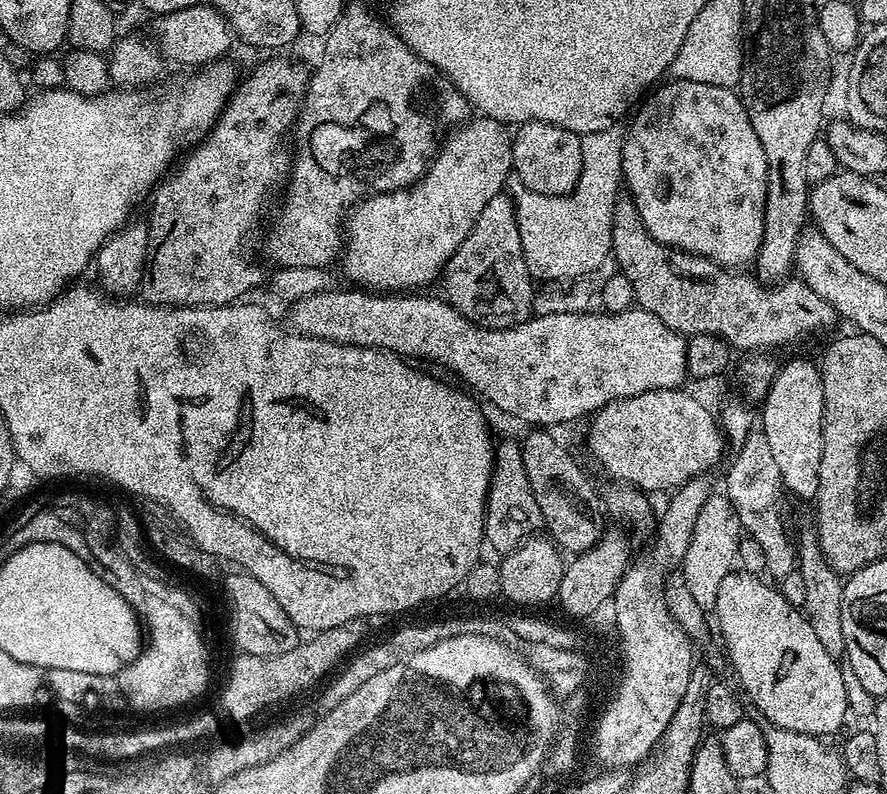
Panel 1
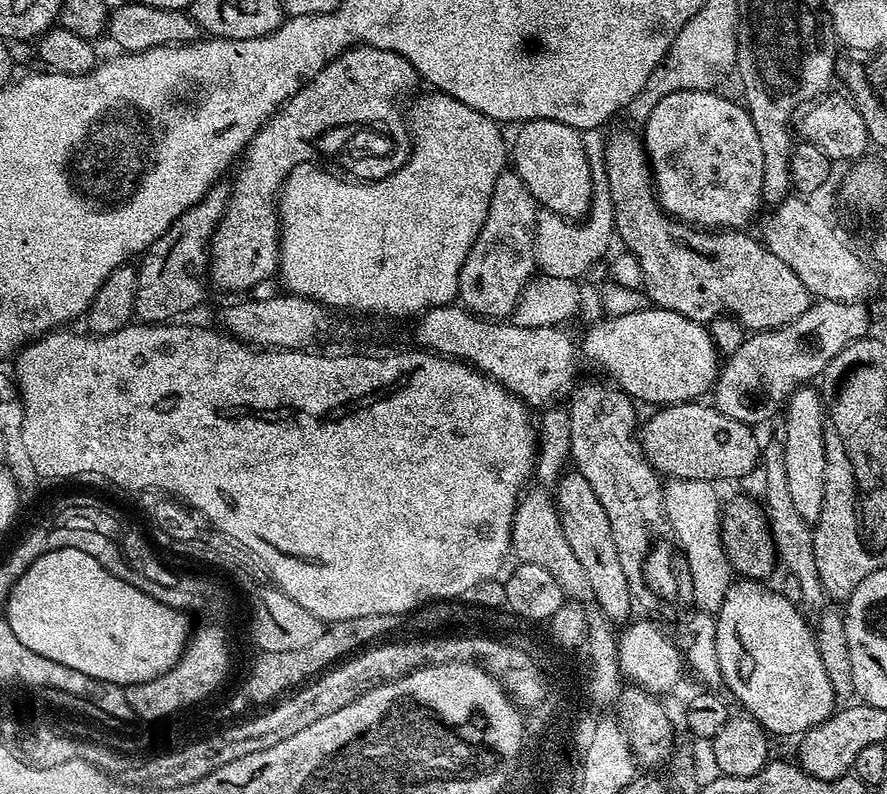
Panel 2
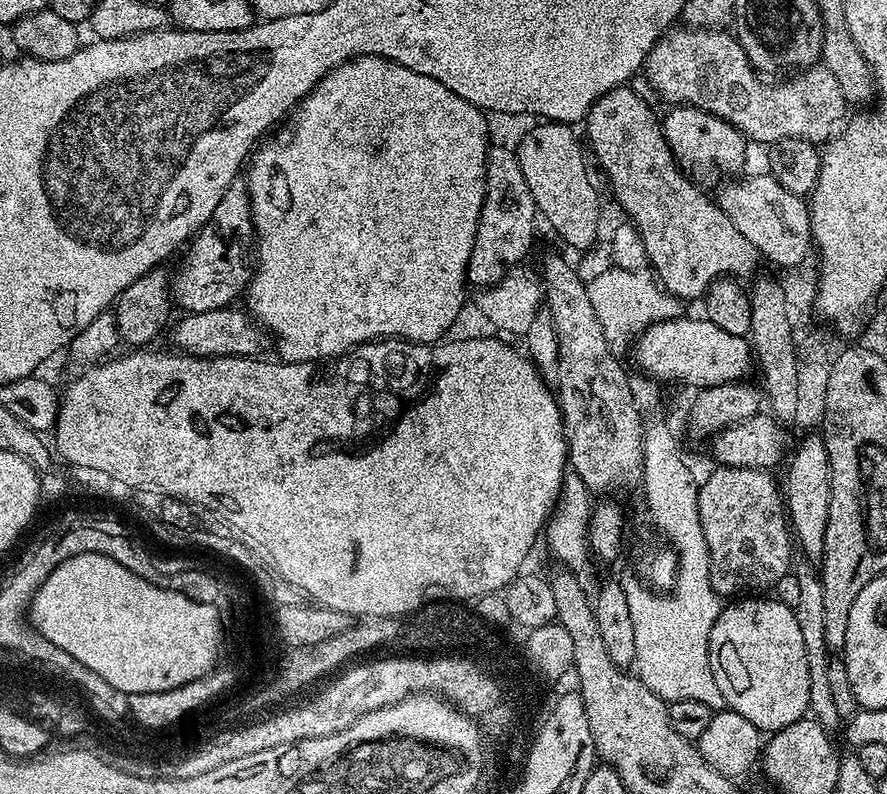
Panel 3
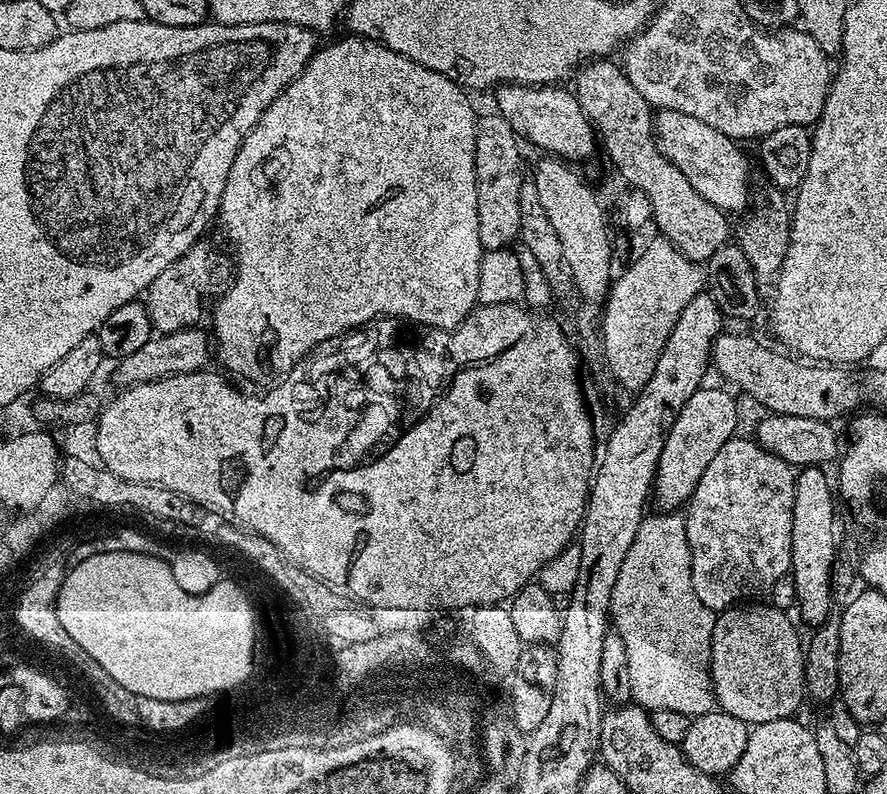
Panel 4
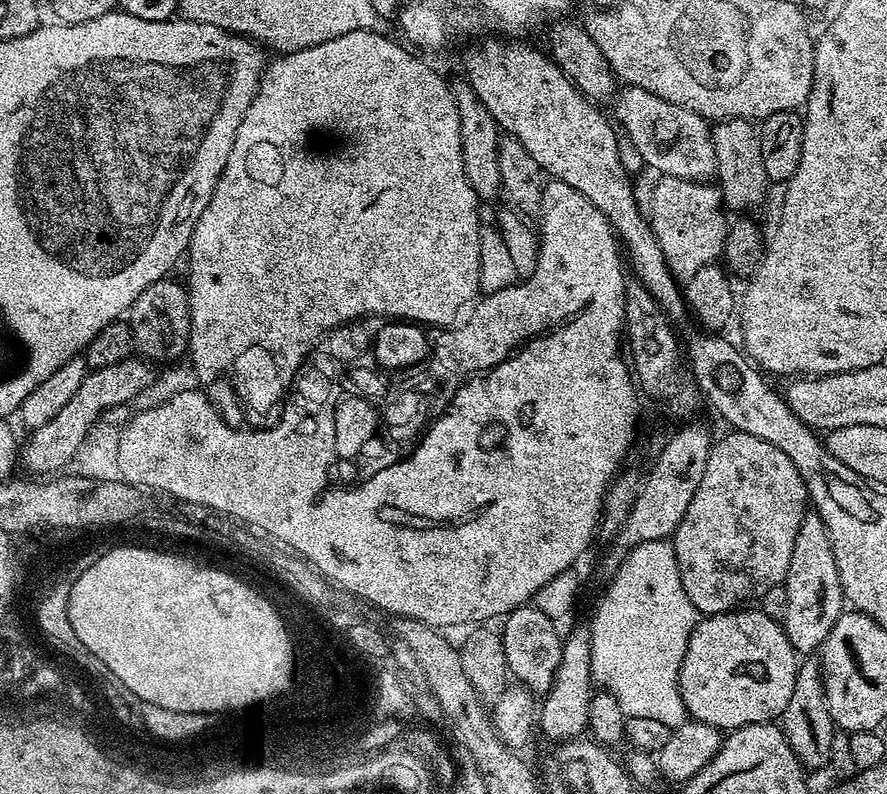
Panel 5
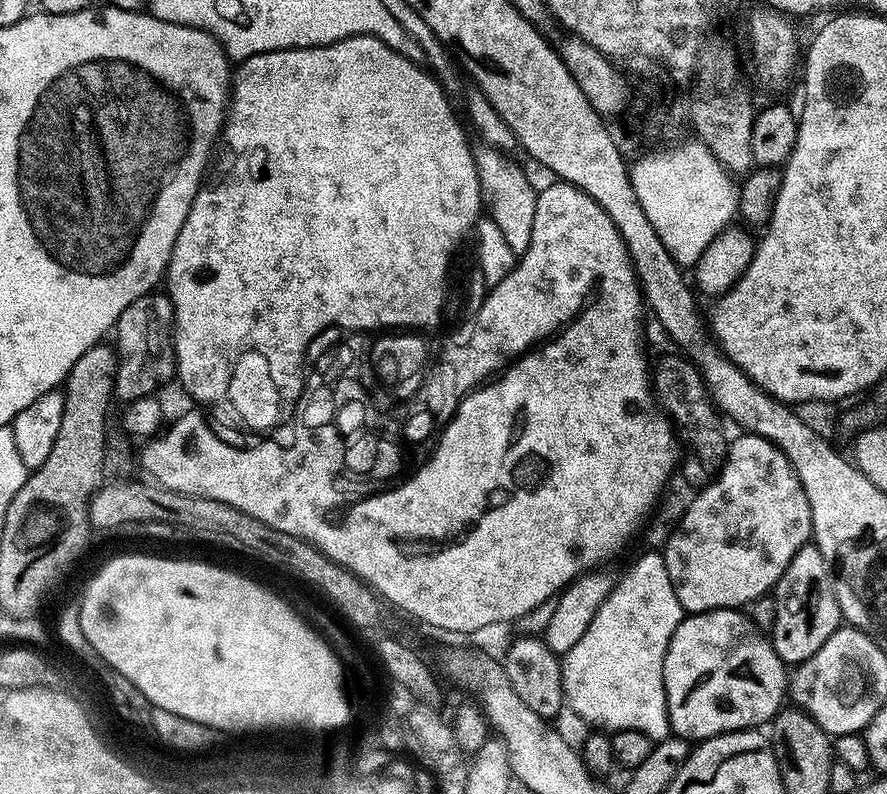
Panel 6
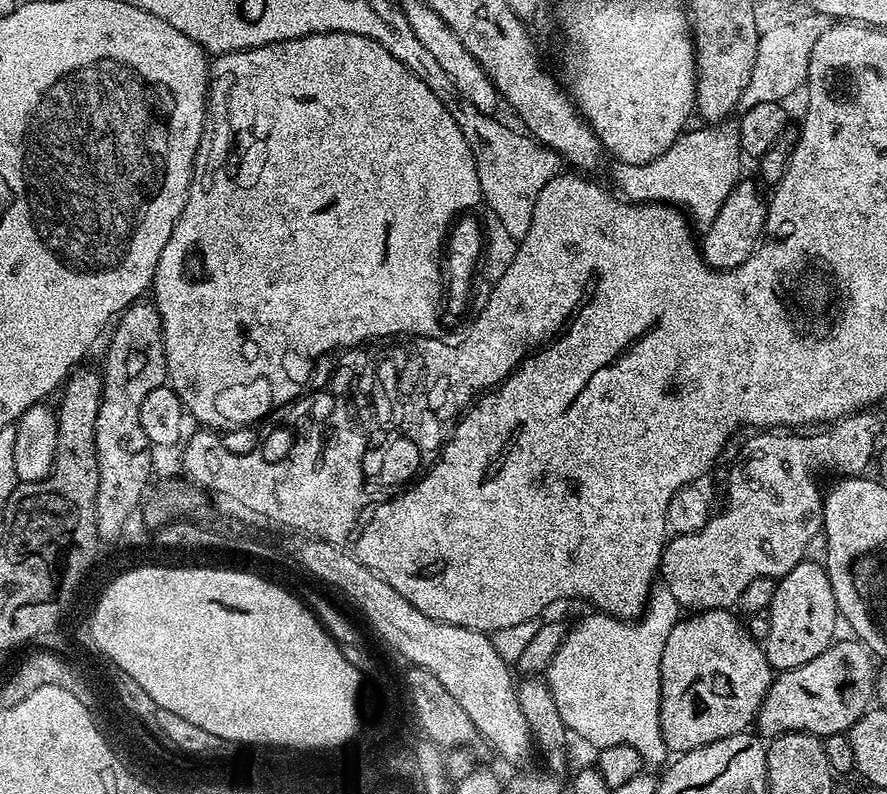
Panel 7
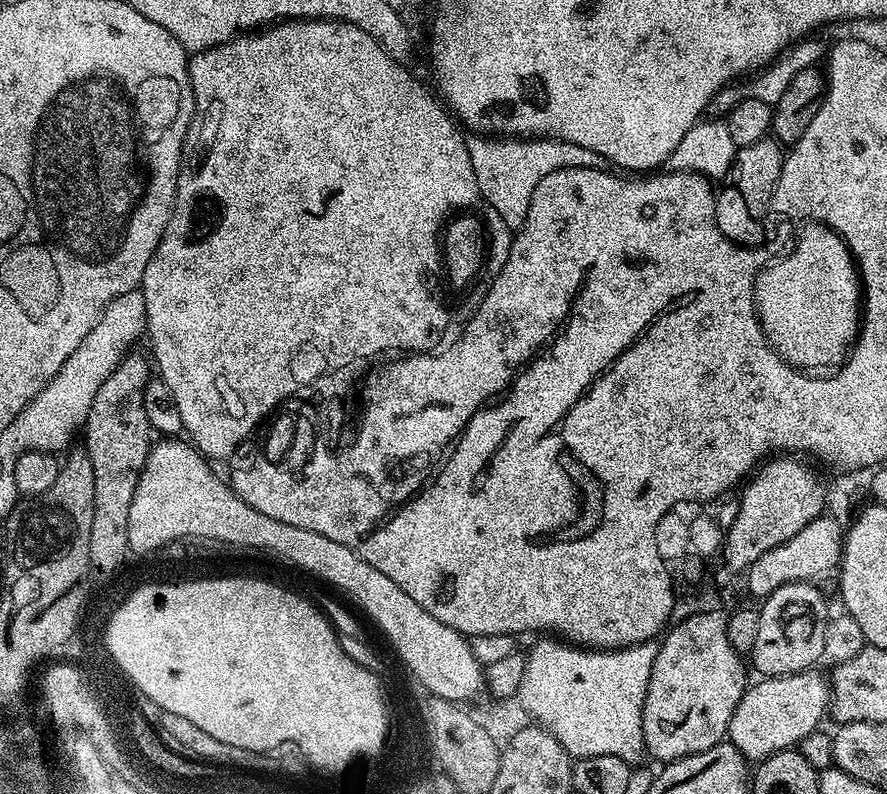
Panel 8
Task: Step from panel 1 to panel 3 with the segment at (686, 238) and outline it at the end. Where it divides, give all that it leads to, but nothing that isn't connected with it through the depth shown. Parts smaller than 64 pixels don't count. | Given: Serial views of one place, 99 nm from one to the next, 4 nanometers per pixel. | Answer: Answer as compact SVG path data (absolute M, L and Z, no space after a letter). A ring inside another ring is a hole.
M690 104L672 106L667 110L669 112L662 116L664 137L676 163L689 176L701 181L712 180L719 172L736 172L743 166L749 145L746 143L746 137L730 122Z

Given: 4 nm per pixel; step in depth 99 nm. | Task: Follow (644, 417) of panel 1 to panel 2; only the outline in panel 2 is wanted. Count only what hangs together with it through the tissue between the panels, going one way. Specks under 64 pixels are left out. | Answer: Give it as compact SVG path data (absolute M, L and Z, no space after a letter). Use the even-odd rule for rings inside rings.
M689 402L686 404L665 404L657 407L656 412L648 421L641 423L638 428L640 448L648 463L656 469L661 477L673 480L736 480L744 476L752 467L757 467L762 456L762 448L756 445L753 425L743 424L726 414L722 414L711 403Z

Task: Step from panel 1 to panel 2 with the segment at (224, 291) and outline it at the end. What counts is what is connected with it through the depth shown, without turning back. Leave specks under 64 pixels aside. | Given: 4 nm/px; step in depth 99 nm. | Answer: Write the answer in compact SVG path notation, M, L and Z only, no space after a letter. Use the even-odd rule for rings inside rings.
M217 186L206 193L203 198L194 206L190 206L185 210L181 216L168 227L168 229L159 236L159 238L150 245L147 252L139 257L138 267L136 268L136 293L134 294L134 316L141 324L166 324L175 321L183 312L192 312L204 300L204 284L206 288L206 277L208 275L208 243L212 241L212 235L216 229L216 223L222 218L224 208L228 205L228 188L224 186Z

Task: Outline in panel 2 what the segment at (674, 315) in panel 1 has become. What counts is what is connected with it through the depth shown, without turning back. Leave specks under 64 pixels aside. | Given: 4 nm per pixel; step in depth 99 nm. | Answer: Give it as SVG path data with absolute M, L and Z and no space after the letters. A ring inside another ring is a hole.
M608 132L603 143L615 235L638 260L643 295L655 307L674 310L674 314L682 314L703 325L716 316L731 316L745 330L767 332L794 322L794 318L798 318L814 303L812 293L802 286L802 278L798 278L798 274L794 274L794 270L790 270L782 258L774 258L771 250L765 248L755 235L747 236L749 233L744 230L701 230L682 220L672 219L656 199L652 169L648 167L643 139L637 133L635 136L632 132Z

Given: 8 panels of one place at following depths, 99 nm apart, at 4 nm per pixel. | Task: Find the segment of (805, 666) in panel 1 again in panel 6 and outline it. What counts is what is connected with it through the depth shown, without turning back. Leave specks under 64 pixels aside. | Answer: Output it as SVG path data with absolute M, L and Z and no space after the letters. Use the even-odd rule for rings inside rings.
M719 608L685 615L678 630L674 630L666 652L664 685L672 732L686 741L699 742L727 732L756 730L767 725L785 703L790 672L784 660L778 658L765 629L759 628L751 615L735 608Z

